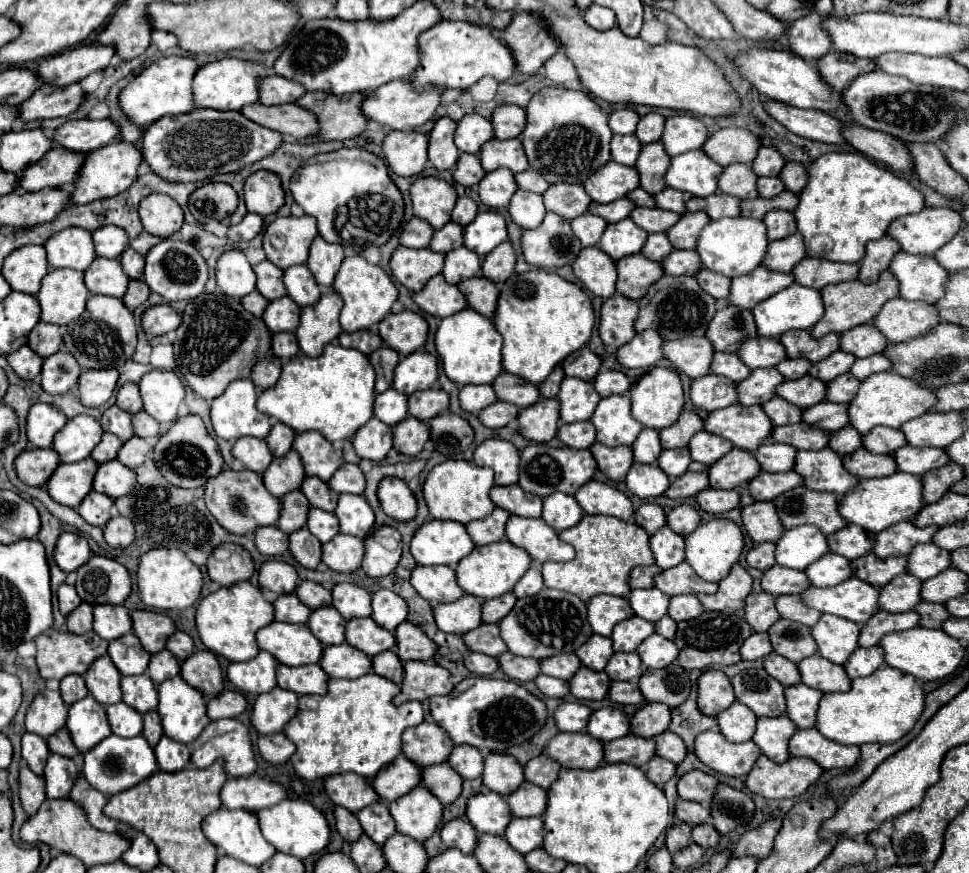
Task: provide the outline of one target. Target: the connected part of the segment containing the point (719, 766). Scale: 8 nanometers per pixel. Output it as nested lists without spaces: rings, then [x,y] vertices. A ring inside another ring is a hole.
[[[702,732],[696,736],[694,754],[708,768],[726,776],[746,776],[760,756],[760,748],[748,740],[742,744],[728,742],[720,732]]]

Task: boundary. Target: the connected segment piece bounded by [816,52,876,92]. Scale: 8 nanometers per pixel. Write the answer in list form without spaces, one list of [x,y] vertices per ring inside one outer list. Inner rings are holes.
[[[828,52],[822,56],[816,66],[820,68],[820,74],[830,86],[838,92],[846,90],[854,78],[862,76],[864,72],[874,72],[876,62],[870,58],[856,58],[854,54],[840,54],[840,52]]]

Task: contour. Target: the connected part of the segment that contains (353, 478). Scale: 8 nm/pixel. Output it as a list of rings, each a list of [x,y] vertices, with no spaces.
[[[342,464],[334,476],[328,480],[330,488],[336,490],[338,494],[342,492],[350,492],[350,494],[362,494],[366,488],[366,480],[364,474],[360,472],[360,468],[356,464]]]

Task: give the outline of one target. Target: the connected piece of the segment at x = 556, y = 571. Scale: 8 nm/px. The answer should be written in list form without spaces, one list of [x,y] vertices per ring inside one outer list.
[[[584,514],[582,520],[562,530],[560,540],[574,546],[576,558],[570,562],[544,562],[542,576],[544,586],[570,592],[578,596],[582,602],[588,602],[596,594],[616,594],[626,596],[628,588],[628,574],[634,566],[652,566],[654,554],[648,544],[648,532],[642,530],[634,522],[622,522],[612,516],[588,516]]]

